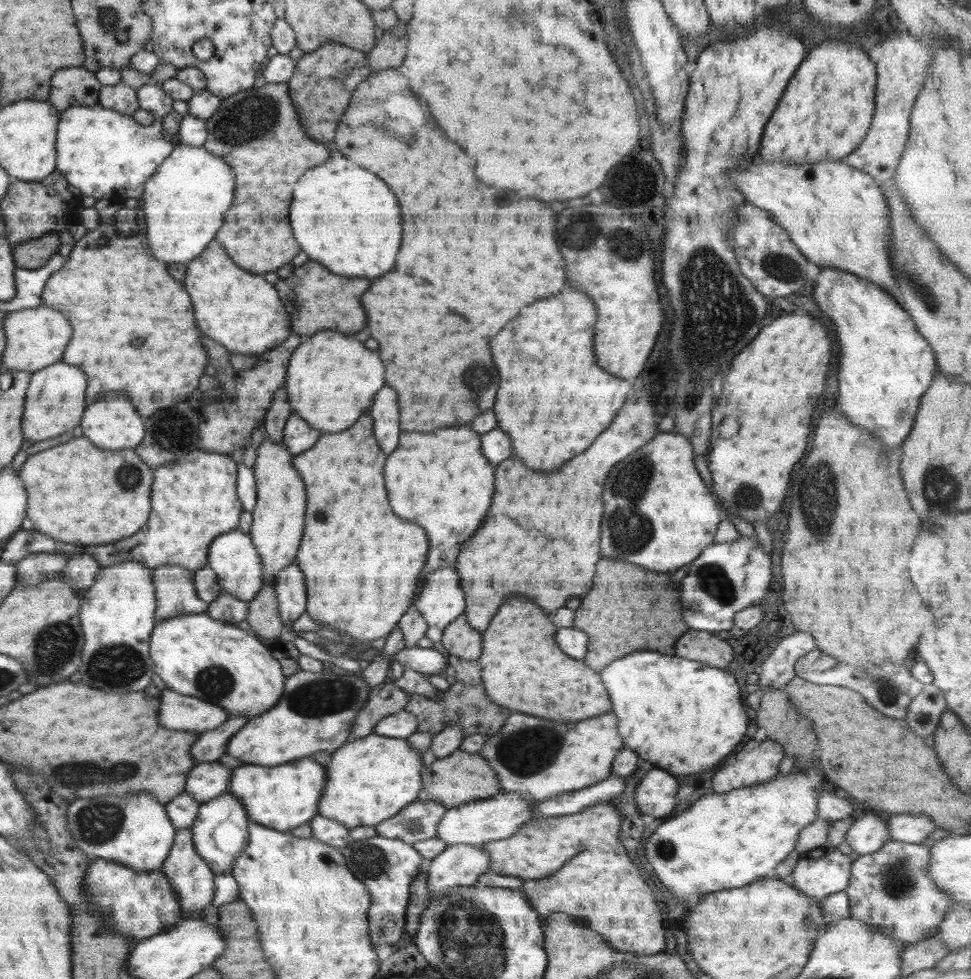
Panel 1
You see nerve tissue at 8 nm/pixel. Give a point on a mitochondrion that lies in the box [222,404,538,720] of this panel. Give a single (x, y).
(319, 517)

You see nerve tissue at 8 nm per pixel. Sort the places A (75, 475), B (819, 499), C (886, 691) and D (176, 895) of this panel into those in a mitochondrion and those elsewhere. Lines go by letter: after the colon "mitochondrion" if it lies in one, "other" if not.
A: other
B: mitochondrion
C: mitochondrion
D: other

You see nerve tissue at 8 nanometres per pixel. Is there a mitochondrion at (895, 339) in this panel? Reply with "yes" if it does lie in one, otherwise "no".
no

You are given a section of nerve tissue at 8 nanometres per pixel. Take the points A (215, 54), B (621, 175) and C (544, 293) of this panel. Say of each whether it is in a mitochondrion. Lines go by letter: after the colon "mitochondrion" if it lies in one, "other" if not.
A: other
B: mitochondrion
C: other

